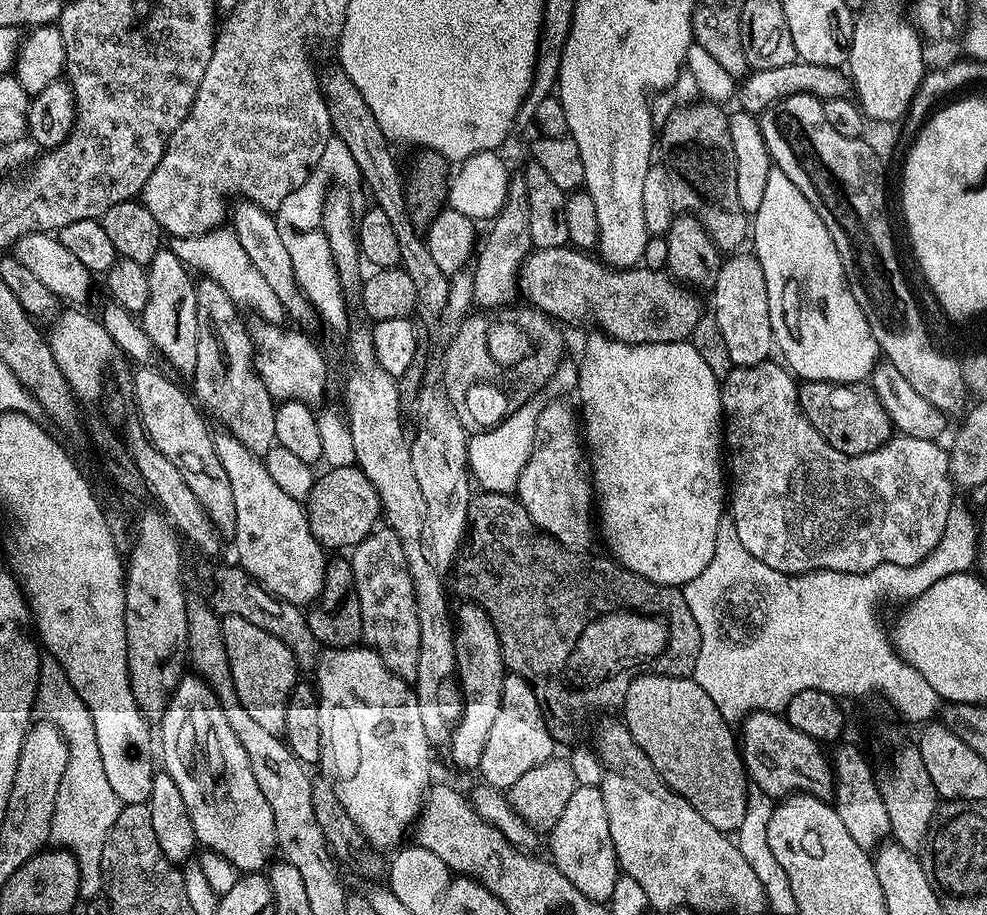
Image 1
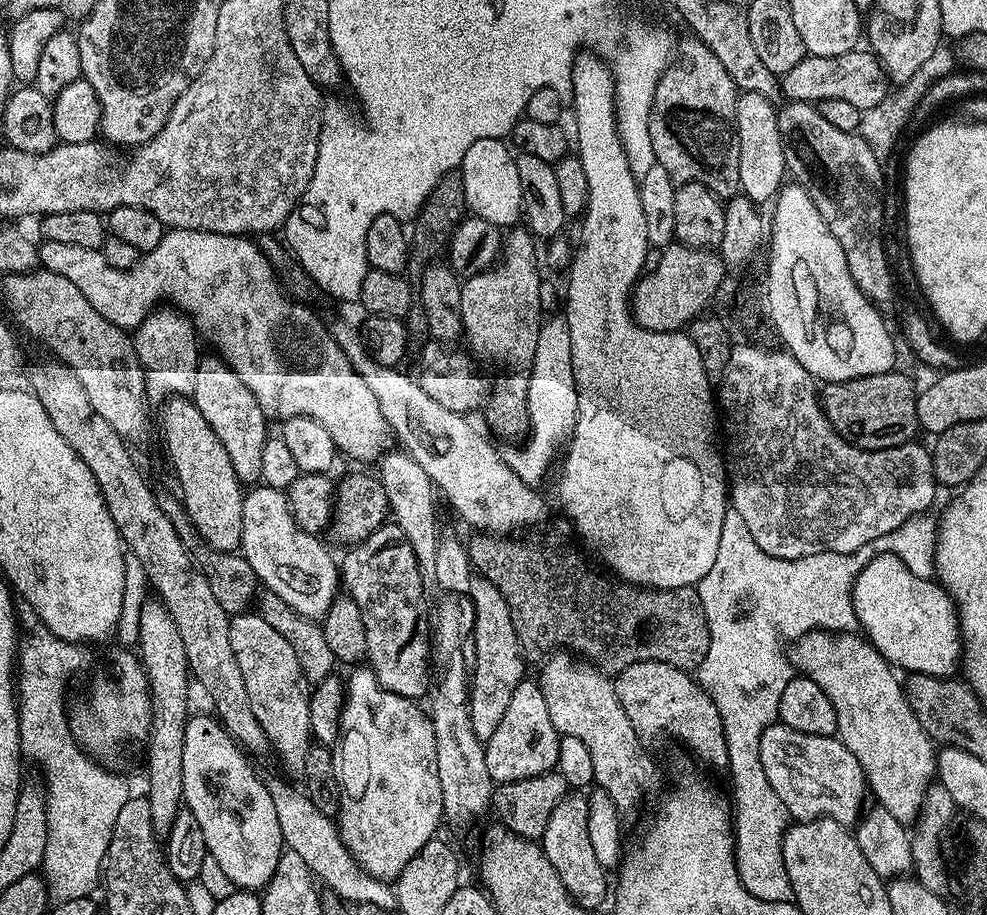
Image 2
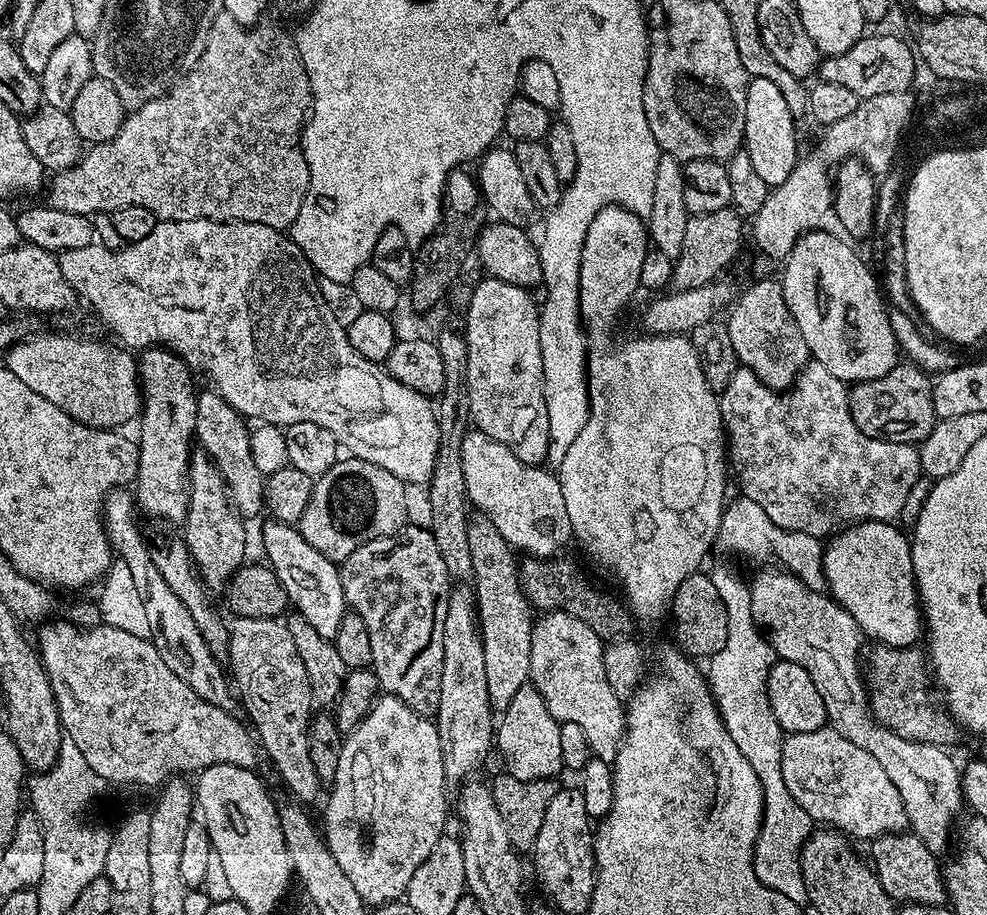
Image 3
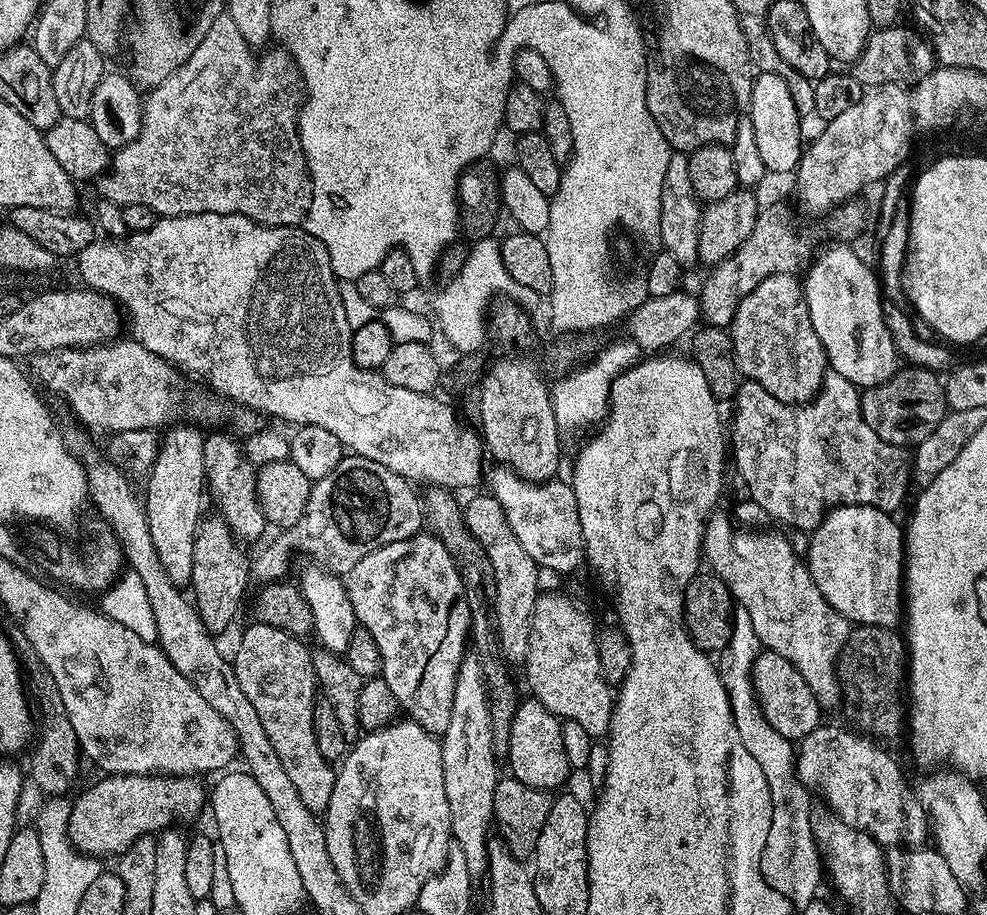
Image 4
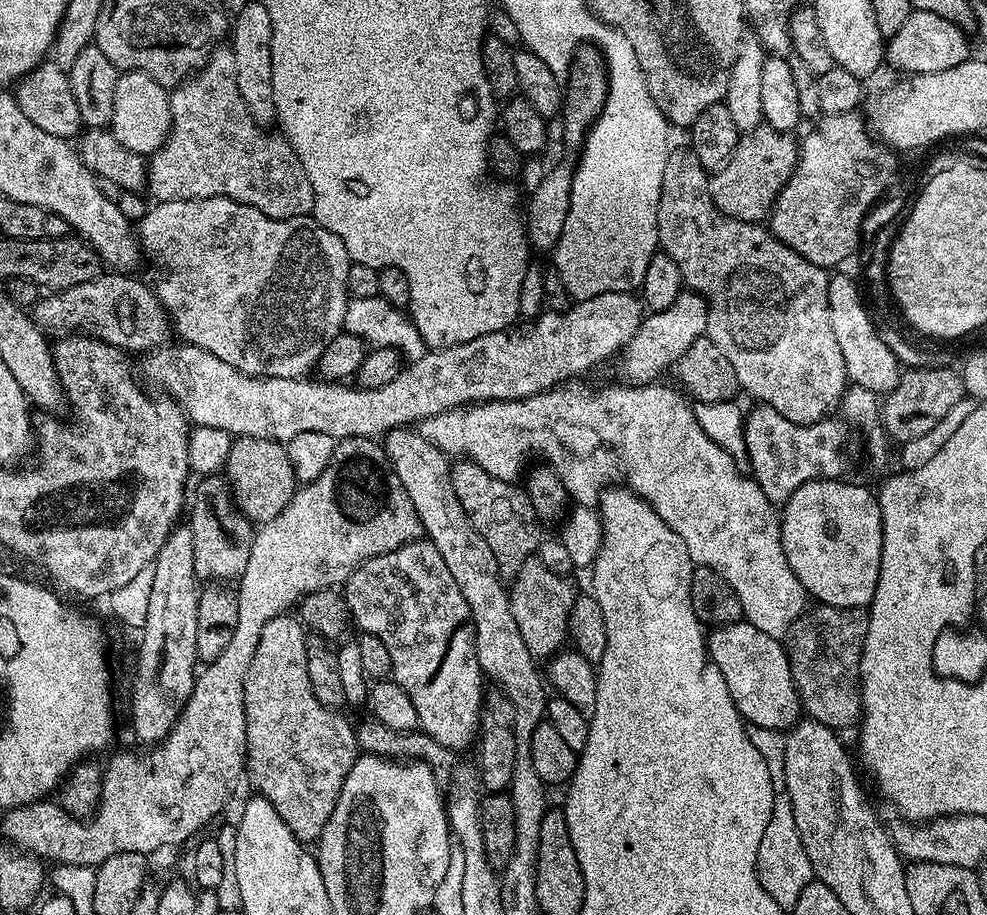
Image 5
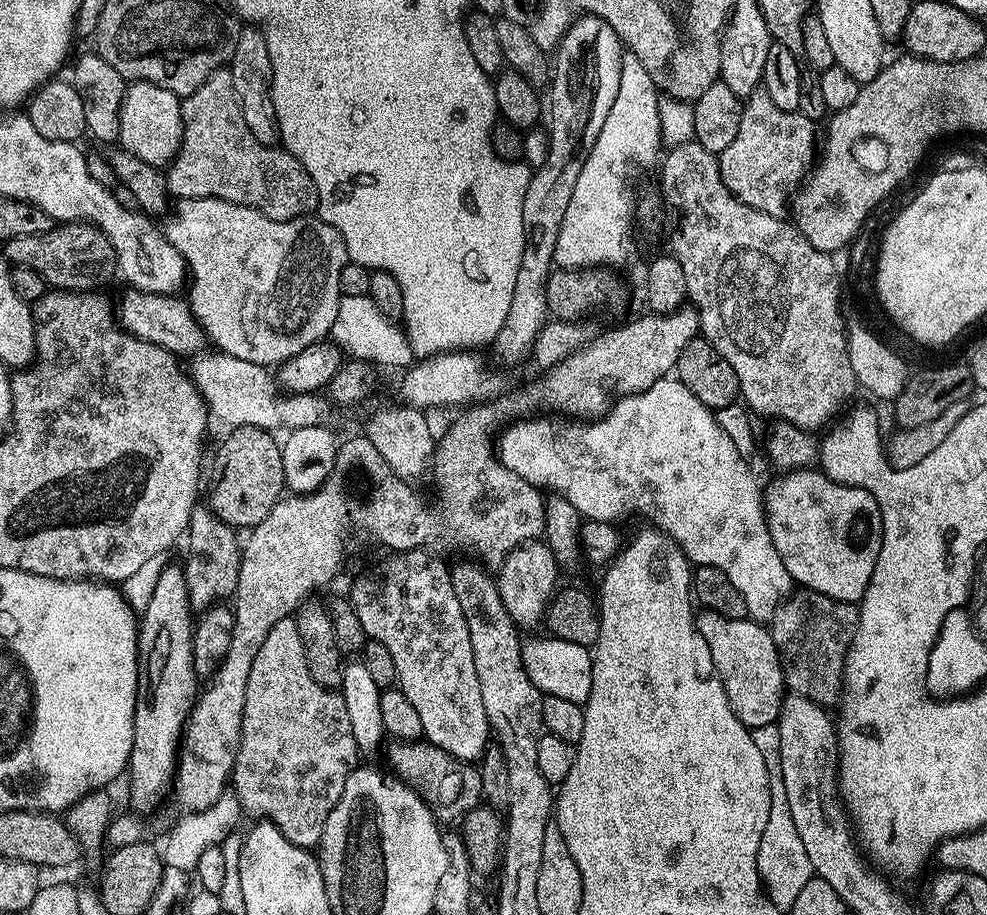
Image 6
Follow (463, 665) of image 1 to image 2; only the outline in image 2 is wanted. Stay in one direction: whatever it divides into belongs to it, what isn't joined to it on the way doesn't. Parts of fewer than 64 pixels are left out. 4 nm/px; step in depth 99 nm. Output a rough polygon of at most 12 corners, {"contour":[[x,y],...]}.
{"contour":[[473,579],[470,704],[499,718],[526,656],[498,586]]}

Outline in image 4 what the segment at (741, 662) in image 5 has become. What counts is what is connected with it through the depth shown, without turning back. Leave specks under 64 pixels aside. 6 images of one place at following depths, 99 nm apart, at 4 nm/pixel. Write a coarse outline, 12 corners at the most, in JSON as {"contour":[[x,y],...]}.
{"contour":[[761,651],[752,690],[778,734],[799,742],[822,713],[802,674]]}

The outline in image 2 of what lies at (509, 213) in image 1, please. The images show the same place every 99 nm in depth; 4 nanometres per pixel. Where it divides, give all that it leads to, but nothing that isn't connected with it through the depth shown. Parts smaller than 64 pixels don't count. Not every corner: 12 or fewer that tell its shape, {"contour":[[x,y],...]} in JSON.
{"contour":[[527,227],[461,283],[463,337],[490,362],[536,355],[540,272]]}

